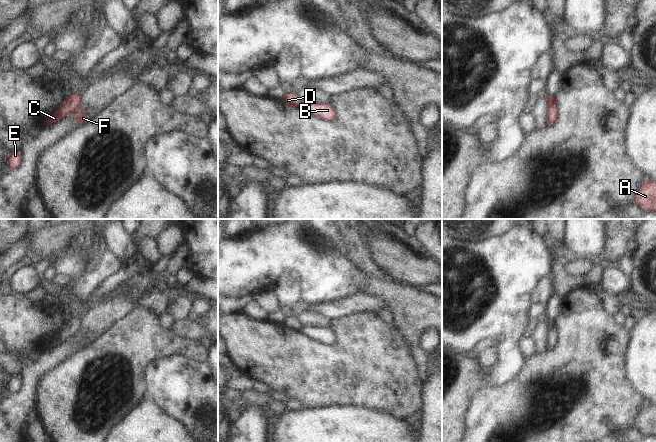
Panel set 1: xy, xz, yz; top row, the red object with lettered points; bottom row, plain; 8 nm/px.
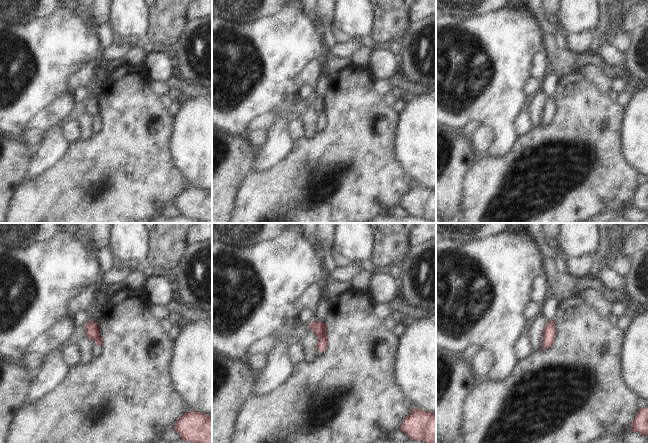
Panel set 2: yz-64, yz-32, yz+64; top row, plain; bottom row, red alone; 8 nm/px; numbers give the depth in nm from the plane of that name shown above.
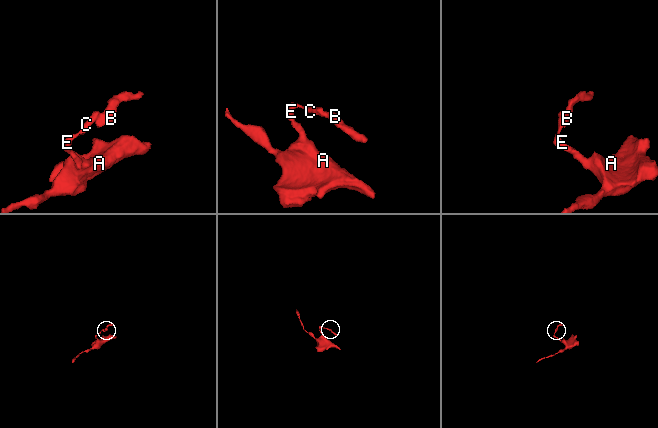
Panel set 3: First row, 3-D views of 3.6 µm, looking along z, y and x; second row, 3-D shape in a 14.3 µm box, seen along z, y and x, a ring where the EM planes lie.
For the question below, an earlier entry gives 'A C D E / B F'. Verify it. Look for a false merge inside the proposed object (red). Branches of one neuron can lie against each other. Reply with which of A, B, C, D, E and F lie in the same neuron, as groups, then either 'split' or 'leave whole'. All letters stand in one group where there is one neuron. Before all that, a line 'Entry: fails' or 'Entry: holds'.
Entry: holds
A C D E / B F | split

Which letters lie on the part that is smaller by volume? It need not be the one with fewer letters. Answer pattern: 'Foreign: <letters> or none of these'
Foreign: B, F

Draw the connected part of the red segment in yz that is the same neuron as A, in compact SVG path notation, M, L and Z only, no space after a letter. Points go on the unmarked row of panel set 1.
M646 403L636 415L634 426L646 436L656 436L656 405Z

